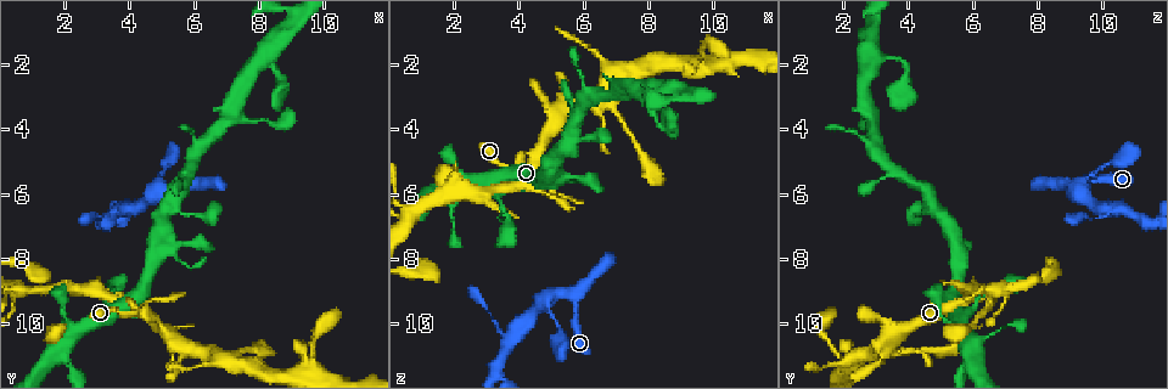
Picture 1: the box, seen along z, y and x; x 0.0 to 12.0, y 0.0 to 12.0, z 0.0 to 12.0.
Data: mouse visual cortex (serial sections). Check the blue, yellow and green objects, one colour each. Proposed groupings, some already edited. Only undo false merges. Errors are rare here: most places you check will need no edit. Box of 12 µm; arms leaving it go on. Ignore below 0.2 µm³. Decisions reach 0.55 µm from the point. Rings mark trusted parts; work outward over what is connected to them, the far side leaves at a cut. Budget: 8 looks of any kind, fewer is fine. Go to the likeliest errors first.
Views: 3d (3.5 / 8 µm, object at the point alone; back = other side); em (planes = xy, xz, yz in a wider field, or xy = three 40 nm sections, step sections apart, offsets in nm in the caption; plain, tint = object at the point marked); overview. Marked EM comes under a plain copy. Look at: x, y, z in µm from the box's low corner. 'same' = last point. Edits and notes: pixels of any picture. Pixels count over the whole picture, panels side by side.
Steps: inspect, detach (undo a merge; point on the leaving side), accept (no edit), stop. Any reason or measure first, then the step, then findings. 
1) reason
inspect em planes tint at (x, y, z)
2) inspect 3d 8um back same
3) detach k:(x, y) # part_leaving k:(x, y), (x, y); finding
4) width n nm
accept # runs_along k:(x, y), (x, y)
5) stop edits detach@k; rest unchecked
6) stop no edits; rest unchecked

abrupt turn
inspect 3d 8um back at (3.7, 9.3, 6.6)

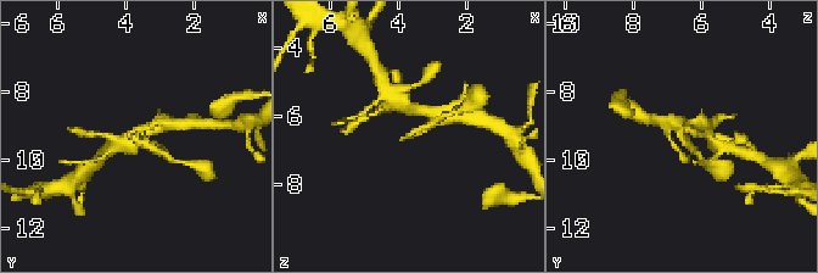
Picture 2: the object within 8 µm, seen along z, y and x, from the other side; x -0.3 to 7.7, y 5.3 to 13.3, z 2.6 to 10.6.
shape alone is not enough
inspect em planes tint at (3.6, 9.3, 6.6)

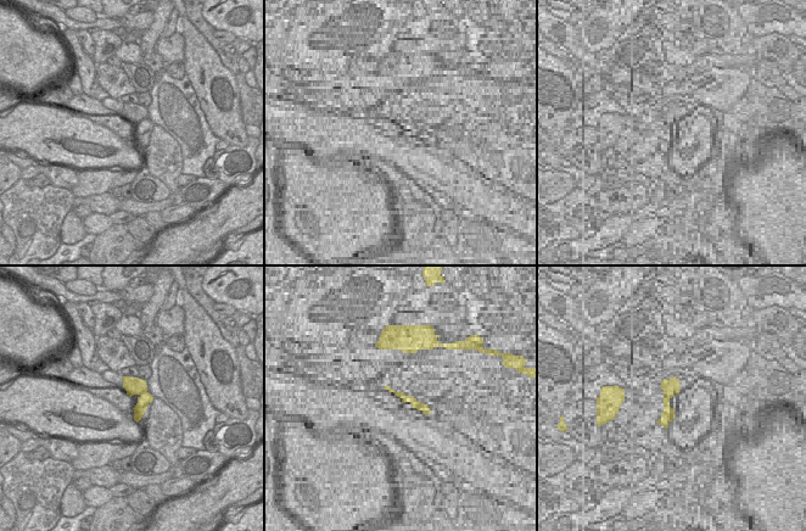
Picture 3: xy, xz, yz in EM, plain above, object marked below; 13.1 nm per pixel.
arm_widths 200, 200 nm
accept # runs_along 2:(696, 122), (683, 139), (698, 155); one cell here

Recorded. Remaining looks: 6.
four or more arms meet
inspect 3d 3.5um at (0.9, 8.9, 6.5)

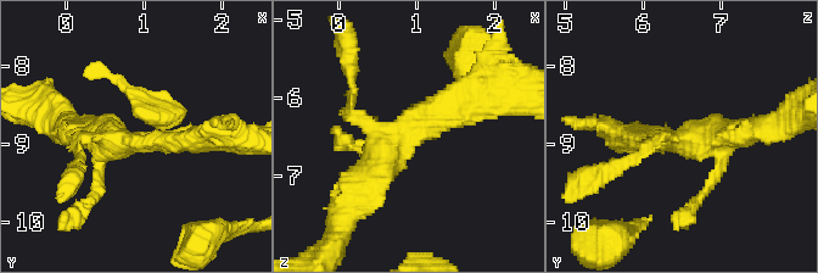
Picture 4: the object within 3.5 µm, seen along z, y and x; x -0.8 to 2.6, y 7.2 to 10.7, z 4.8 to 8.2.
arms 4; arm_widths 150, 200, 300, 400 nm
inspect em xy step 2 tint at (0.75, 8.95, 6.50)

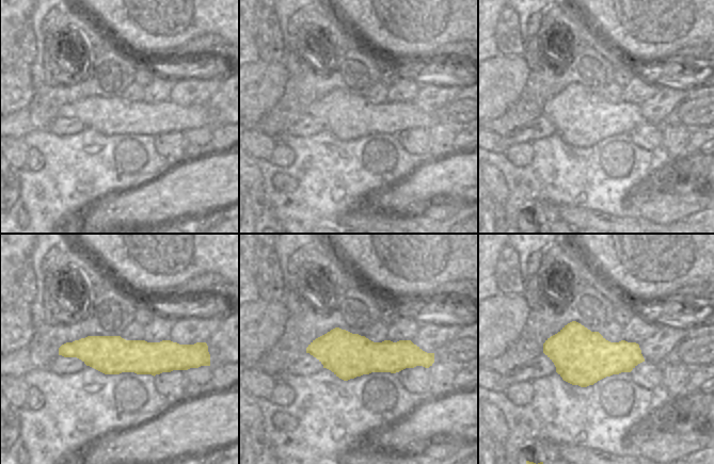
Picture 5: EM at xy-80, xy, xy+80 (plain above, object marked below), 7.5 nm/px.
another direction
inspect em xy step 3 tint same

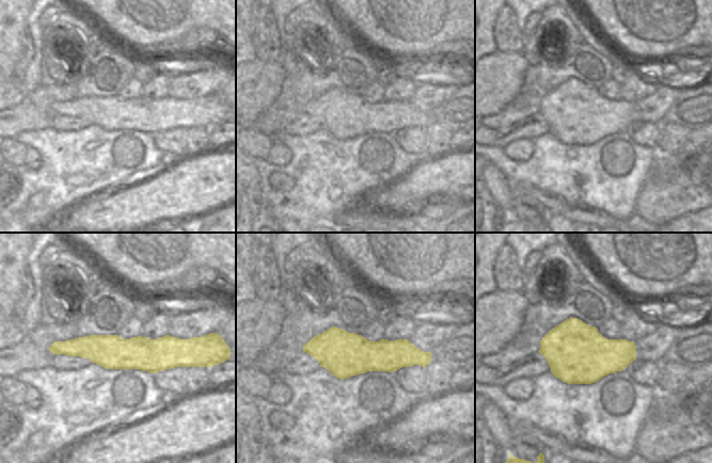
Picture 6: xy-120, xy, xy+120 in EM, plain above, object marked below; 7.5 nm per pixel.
accept # runs_along 4:(475, 101), (408, 129), (359, 201); all the same cell

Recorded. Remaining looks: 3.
inspect 3d 8um at (5.0, 5.9, 9.2)

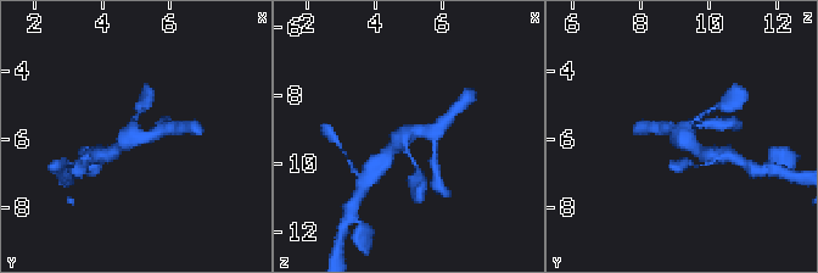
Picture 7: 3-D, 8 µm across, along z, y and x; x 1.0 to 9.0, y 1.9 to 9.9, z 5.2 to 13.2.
shape alone is not enough
inspect em xy step 1 tint at (5.1, 6.0, 9.1)

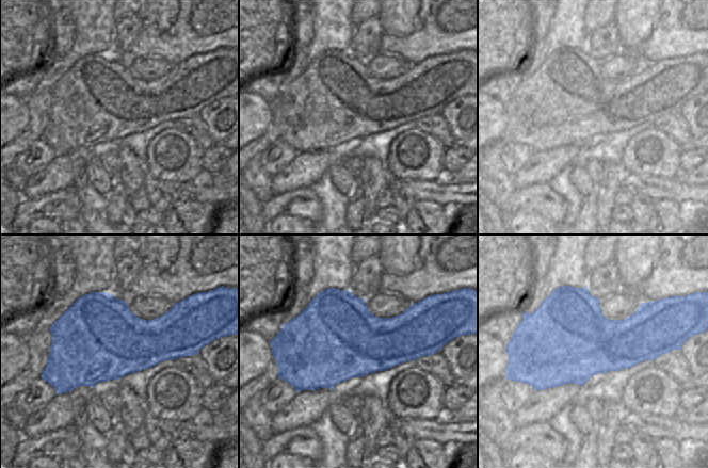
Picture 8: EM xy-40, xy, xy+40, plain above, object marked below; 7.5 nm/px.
accept # runs_along 7:(161, 127), (115, 150); all the same cell

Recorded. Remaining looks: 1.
stop no edits; rest unchecked

